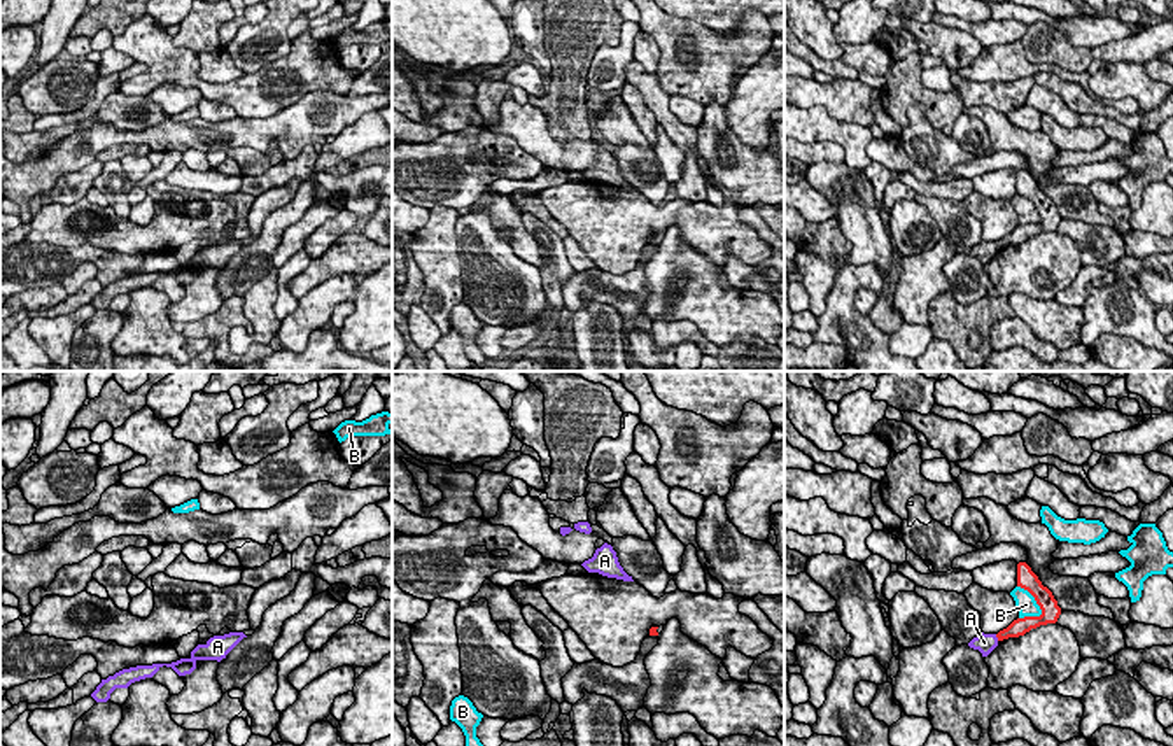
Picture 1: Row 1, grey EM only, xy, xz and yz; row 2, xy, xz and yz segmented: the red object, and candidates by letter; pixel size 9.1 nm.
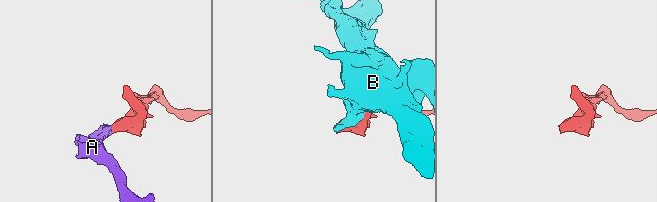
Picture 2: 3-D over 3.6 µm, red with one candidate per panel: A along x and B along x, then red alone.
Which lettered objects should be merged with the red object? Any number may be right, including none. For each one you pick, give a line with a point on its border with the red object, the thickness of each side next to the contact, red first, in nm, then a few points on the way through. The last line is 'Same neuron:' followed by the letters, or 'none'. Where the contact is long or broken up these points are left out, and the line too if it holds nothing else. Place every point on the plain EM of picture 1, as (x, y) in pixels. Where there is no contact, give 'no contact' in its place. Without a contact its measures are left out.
A: yz (997, 244) | 160/180 nm | across yz (1021, 233), (997, 244), (984, 251)
Same neuron: A

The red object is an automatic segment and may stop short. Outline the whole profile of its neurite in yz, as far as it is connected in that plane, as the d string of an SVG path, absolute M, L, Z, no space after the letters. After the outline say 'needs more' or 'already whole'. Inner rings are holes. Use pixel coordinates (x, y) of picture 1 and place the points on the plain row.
M1026 170L1017 172L1017 194L1028 198L1035 205L1036 212L1042 217L1042 222L1017 226L998 242L982 240L977 245L973 245L968 250L968 254L979 257L982 264L987 264L1003 247L1019 245L1029 240L1031 236L1057 229L1061 222L1057 208L1054 207L1052 200L1042 193L1038 184L1031 179L1031 175Z | needs more

